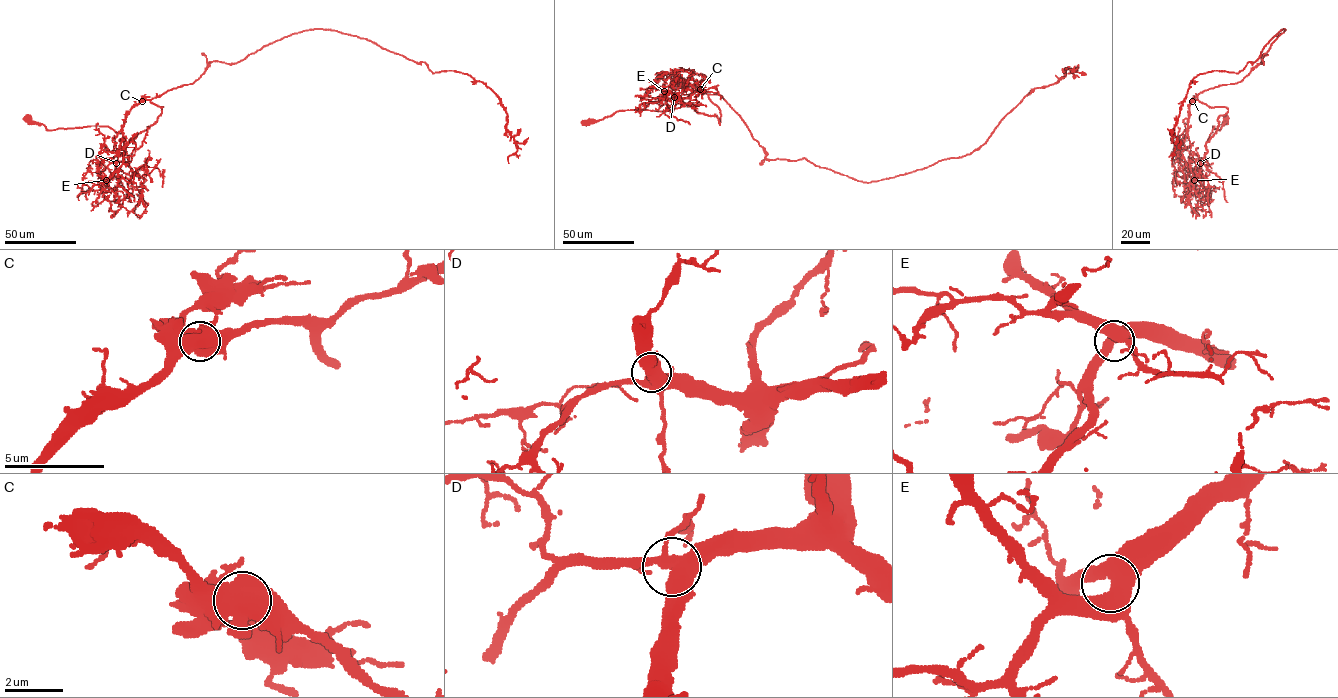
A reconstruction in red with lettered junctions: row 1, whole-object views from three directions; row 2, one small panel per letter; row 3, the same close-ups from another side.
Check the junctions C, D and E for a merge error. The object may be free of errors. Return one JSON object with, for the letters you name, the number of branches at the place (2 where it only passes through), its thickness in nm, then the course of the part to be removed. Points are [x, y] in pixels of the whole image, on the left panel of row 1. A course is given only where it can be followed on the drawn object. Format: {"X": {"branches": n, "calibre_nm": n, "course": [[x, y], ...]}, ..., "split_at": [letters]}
{"split_at": []}

